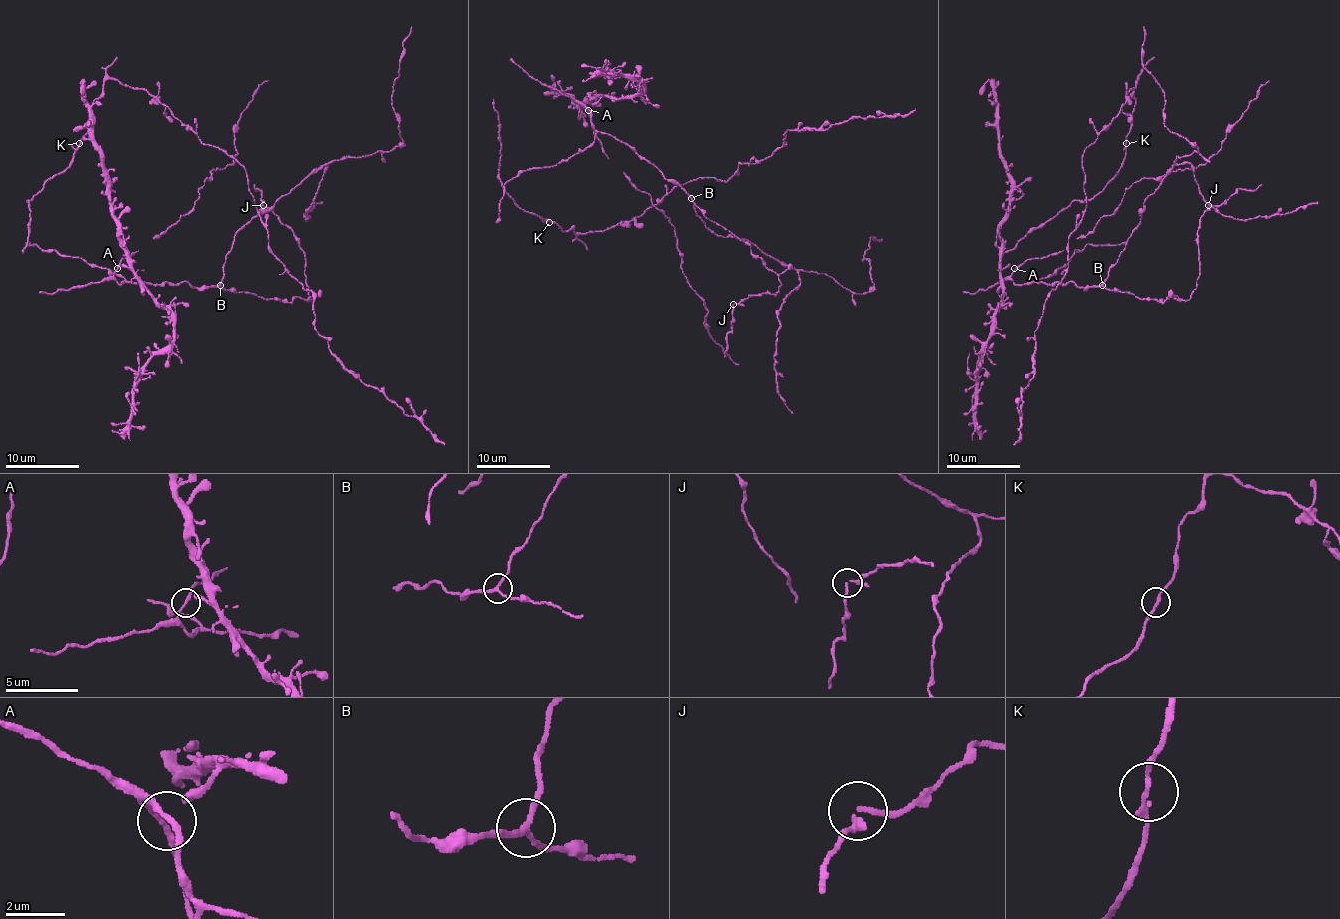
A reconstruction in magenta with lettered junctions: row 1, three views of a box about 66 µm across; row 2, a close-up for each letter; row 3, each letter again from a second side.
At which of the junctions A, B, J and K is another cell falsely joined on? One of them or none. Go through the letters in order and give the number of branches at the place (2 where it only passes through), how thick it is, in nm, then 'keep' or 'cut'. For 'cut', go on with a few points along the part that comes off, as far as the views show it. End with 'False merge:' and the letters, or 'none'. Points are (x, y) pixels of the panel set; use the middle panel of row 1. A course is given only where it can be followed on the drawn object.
A: branches 3; calibre 130 nm; keep
B: branches 3; calibre 160 nm; keep
J: branches 3; calibre 140 nm; keep
K: branches 3; calibre 130 nm; keep
False merge: none

